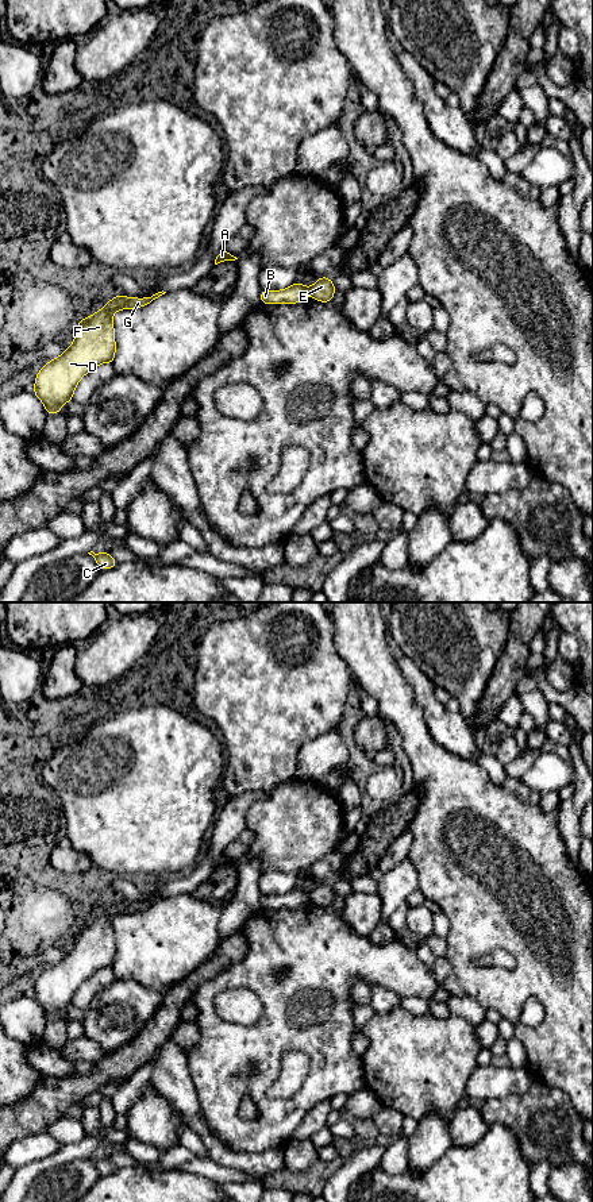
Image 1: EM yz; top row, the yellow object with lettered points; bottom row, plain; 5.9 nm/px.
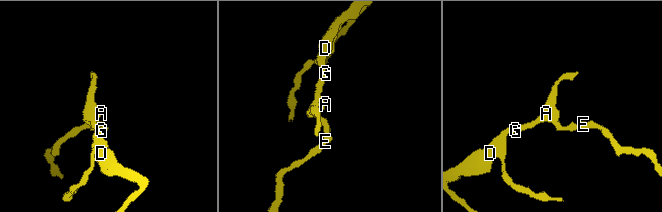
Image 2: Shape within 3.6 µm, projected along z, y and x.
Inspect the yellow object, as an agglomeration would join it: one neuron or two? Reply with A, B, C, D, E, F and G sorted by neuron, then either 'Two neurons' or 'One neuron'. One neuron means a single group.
Groups: A B C D F G / E. Two neurons

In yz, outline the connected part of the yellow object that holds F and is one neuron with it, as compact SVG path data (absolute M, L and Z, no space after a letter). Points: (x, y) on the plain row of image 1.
M166 897L145 904L124 902L122 898L104 912L81 924L72 951L58 963L49 966L36 979L34 999L43 1008L46 1018L59 1018L61 1012L73 1006L73 997L80 985L100 968L113 968L116 948L112 921L120 914L149 910Z

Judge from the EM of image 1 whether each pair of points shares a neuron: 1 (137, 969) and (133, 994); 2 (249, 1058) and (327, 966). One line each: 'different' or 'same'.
1: different
2: same

